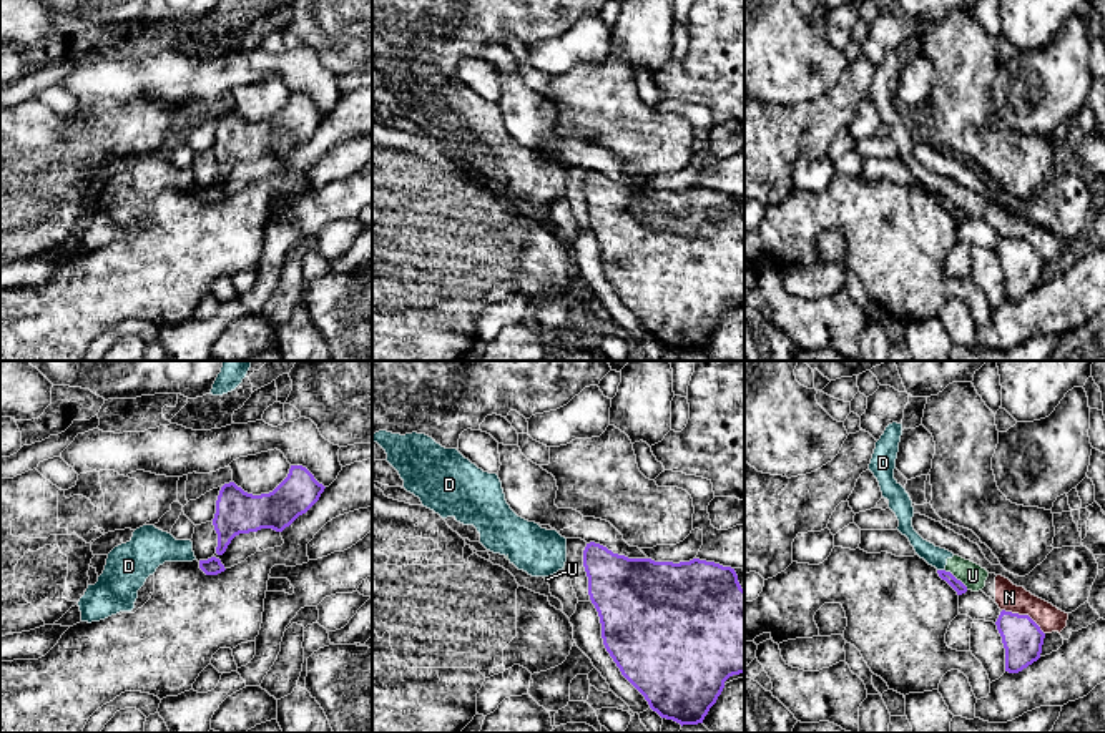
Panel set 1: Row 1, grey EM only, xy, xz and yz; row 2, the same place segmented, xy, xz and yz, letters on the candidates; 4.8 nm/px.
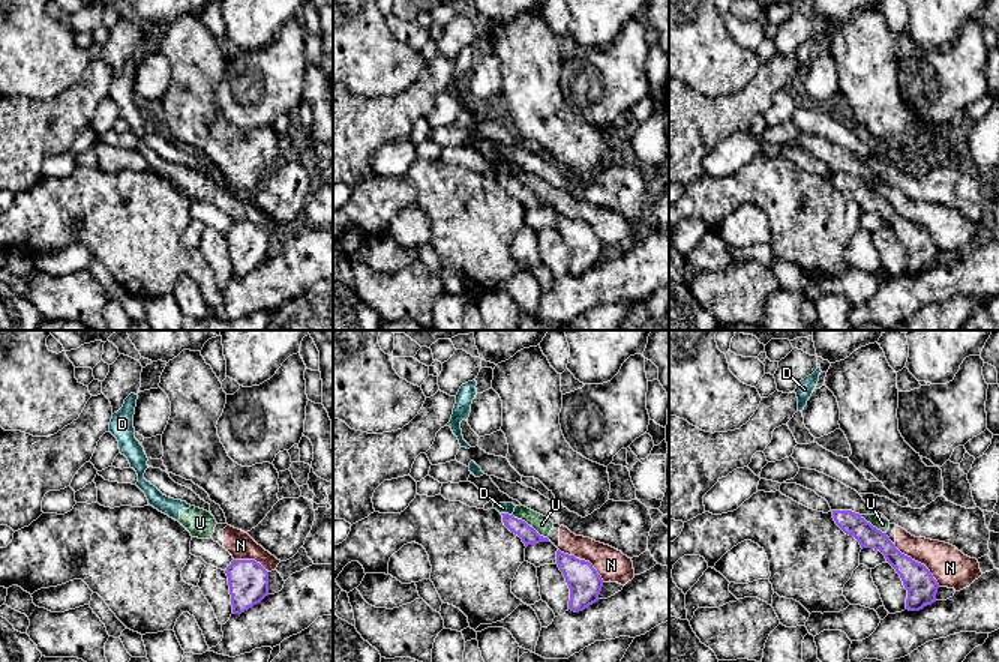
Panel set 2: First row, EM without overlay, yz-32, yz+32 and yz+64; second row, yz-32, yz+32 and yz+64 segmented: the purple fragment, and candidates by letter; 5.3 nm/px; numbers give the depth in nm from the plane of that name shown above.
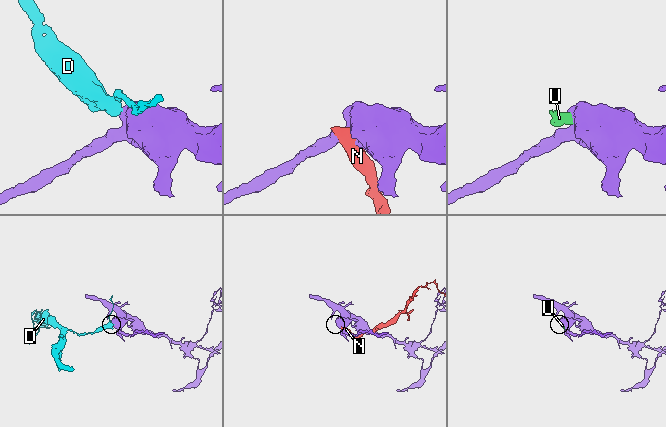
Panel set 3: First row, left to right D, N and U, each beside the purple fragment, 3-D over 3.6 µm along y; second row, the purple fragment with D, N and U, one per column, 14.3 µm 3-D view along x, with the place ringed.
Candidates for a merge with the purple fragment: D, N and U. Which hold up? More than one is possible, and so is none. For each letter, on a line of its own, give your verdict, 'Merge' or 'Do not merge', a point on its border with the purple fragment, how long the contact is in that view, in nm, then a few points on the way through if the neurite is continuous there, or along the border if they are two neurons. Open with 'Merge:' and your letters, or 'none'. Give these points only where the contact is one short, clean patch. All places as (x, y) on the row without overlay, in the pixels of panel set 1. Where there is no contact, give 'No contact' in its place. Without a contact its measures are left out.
Merge: none
D: Do not merge. Touches purple at yz (941, 198). Shared border 30 nm. Boundary: yz (938, 196), (942, 198)
N: Do not merge. Touches purple at yz (1024, 243). Shared border 240 nm
U: Do not merge. Touches purple at yz (954, 205). Shared border 160 nm. Boundary: yz (944, 196), (967, 216)

